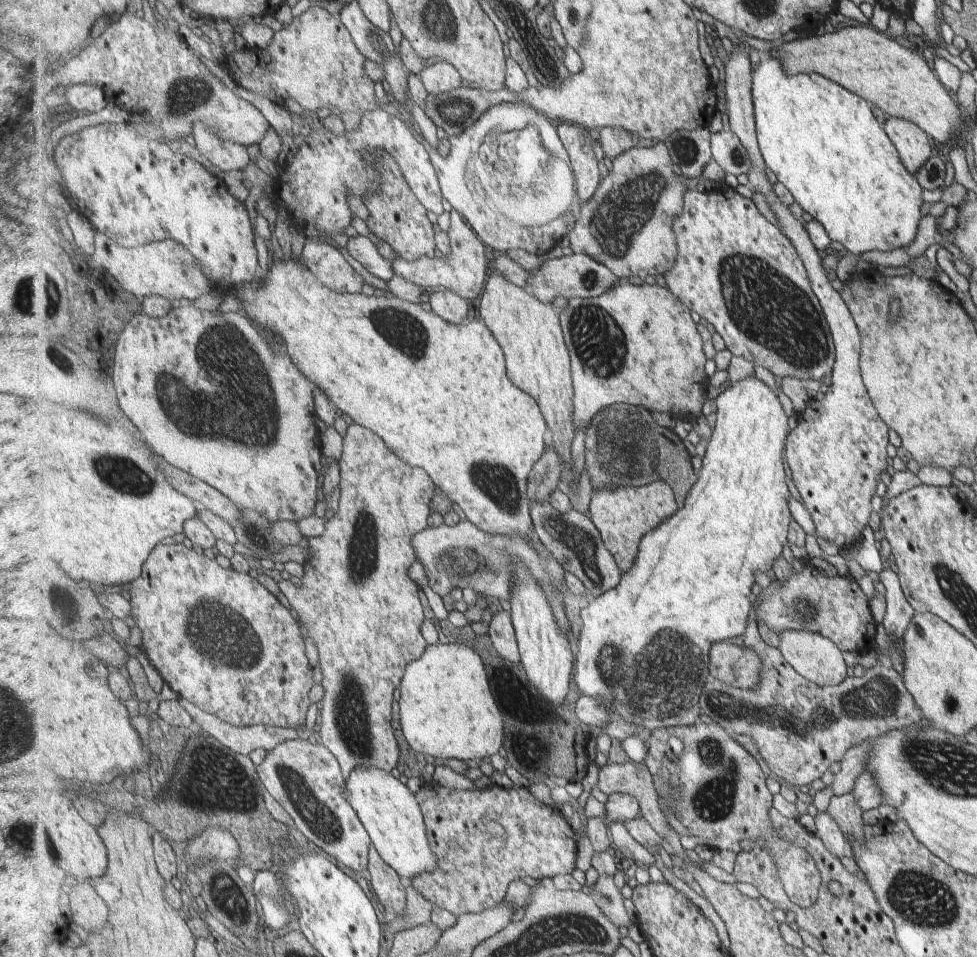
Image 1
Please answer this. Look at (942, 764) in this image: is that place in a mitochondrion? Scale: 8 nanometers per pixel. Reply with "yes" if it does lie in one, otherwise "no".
yes

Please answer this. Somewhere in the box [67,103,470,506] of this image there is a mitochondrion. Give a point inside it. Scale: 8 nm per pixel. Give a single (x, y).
(235, 361)

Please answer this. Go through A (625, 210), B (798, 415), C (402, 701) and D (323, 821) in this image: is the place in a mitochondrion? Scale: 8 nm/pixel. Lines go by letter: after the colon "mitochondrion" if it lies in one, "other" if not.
A: mitochondrion
B: other
C: other
D: mitochondrion

